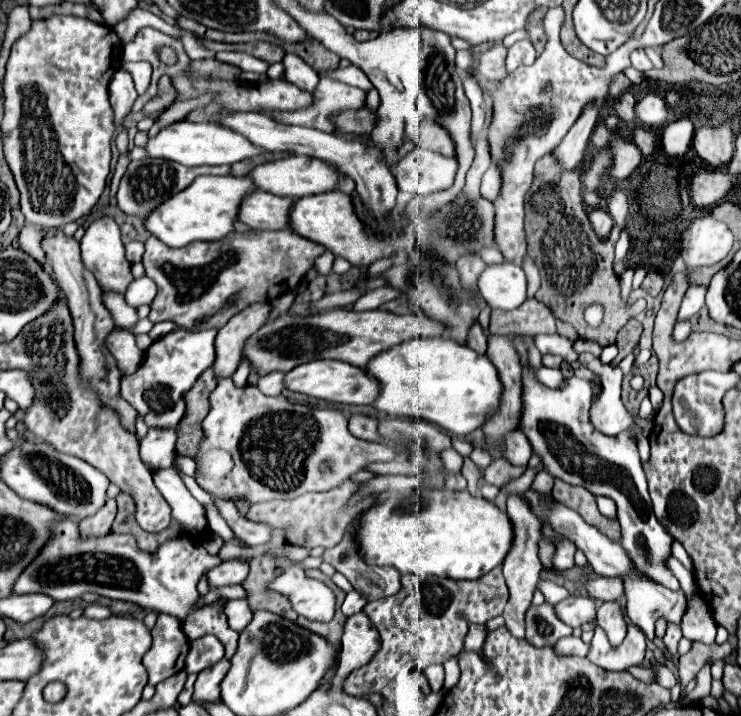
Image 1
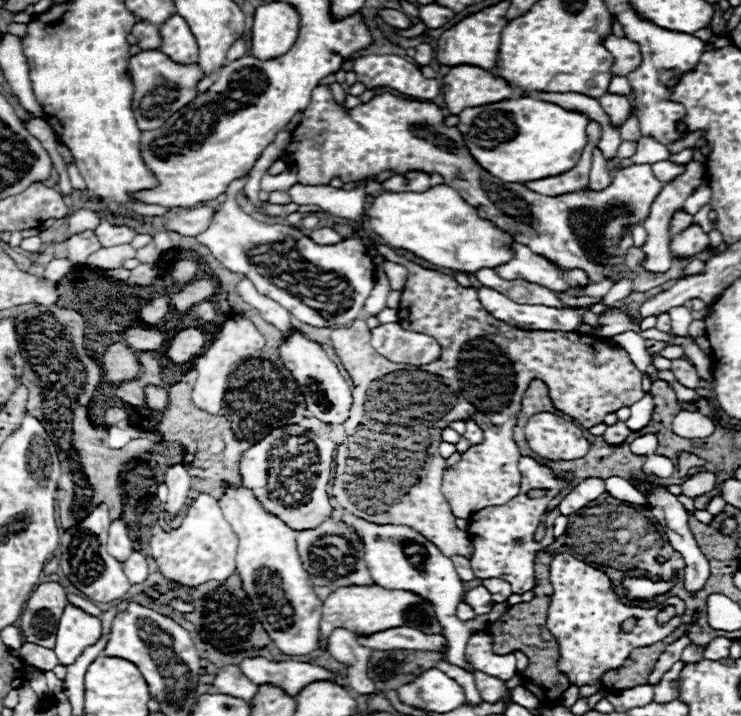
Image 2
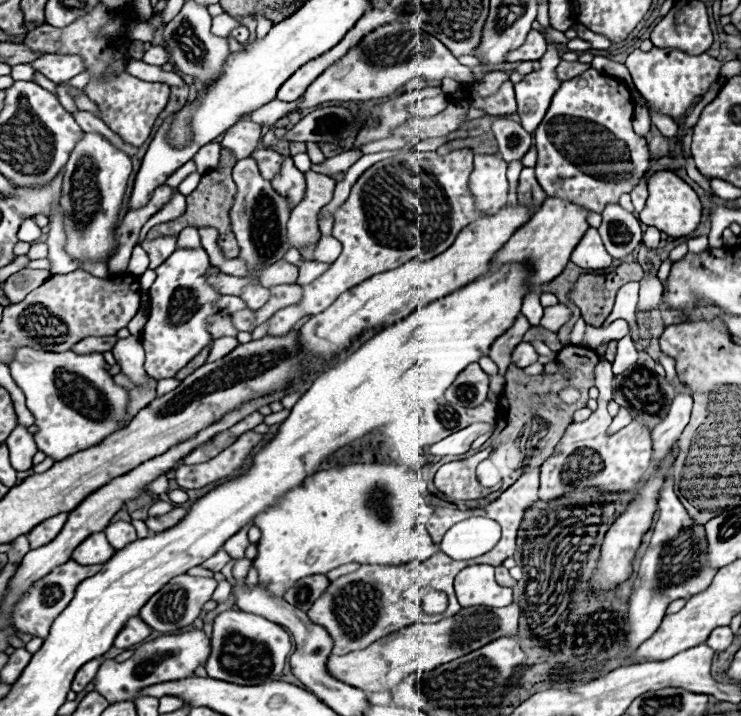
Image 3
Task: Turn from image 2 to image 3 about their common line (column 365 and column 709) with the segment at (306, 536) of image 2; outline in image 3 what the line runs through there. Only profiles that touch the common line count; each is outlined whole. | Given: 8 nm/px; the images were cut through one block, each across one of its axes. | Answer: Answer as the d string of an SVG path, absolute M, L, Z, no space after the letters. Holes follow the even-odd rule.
M668 476L666 486L658 498L658 522L654 526L654 534L650 546L640 562L638 578L632 586L632 594L628 600L628 634L626 634L626 648L636 650L644 640L648 640L654 630L658 630L664 612L672 600L690 598L712 584L716 568L710 566L708 560L708 540L702 524L696 524L684 506L680 504L678 496L672 490L672 476Z

